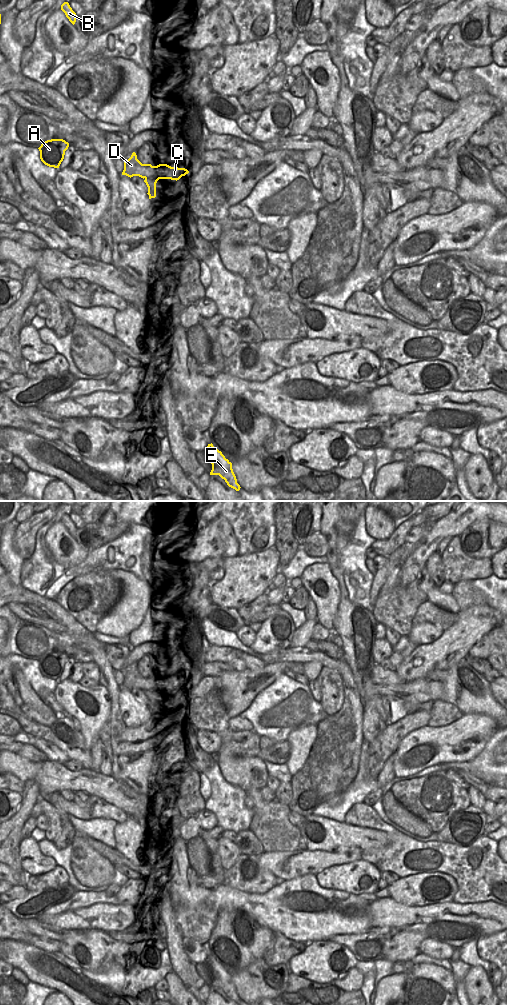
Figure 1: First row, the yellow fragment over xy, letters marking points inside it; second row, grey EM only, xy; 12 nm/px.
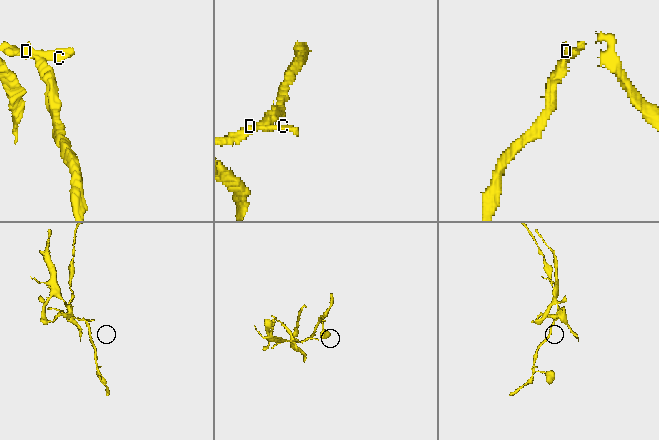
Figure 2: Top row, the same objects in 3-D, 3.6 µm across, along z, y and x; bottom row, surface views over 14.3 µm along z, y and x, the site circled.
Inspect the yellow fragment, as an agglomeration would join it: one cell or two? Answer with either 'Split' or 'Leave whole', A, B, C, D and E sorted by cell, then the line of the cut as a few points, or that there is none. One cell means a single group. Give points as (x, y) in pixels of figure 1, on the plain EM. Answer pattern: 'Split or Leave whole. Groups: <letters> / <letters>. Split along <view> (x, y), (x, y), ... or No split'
Split. Groups: A B C D / E. Split along xy (145, 689), (156, 687), (160, 690)

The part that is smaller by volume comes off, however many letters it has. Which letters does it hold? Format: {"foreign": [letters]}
{"foreign": ["E"]}

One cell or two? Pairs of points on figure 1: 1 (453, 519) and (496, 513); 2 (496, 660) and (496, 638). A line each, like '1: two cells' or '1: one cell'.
1: one cell
2: two cells

